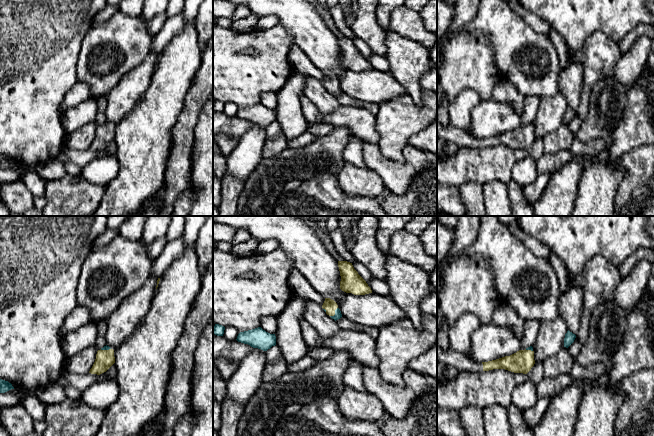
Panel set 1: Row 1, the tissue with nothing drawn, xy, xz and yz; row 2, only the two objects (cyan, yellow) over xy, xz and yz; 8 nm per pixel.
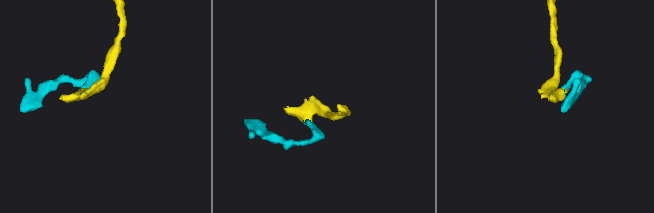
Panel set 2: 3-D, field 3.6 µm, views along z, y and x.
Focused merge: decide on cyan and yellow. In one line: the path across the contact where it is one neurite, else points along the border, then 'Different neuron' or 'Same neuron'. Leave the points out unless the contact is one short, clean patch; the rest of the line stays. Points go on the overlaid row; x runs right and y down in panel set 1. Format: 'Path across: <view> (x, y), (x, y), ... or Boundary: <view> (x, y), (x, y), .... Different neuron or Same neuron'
Path across: xz (338, 315), (335, 313), (329, 305). Same neuron

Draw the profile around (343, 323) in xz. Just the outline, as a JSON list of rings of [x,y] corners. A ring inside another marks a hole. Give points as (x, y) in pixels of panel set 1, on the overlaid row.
[[[341,317],[340,319],[336,320],[336,323],[340,329],[361,331],[361,332],[364,332],[365,334],[369,335],[373,339],[376,339],[377,336],[379,335],[379,328],[360,325],[345,317]]]

